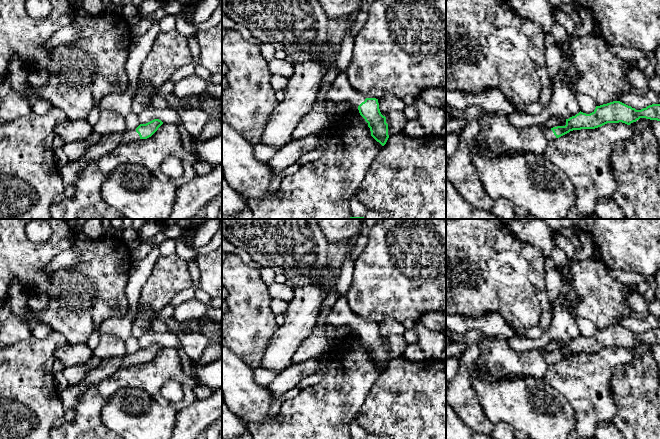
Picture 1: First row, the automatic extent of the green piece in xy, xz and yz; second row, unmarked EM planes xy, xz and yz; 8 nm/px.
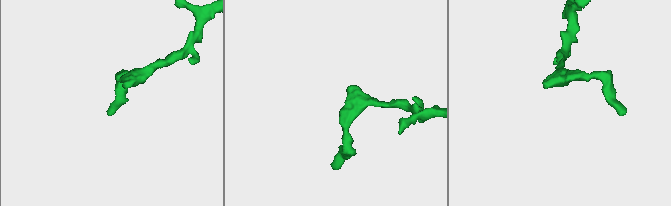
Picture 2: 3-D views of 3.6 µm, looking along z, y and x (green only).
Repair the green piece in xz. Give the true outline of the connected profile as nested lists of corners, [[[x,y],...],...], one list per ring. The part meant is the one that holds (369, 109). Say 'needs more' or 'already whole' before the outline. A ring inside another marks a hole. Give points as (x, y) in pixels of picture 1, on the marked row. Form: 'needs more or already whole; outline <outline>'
needs more; outline [[[339,73],[332,83],[331,89],[326,94],[326,99],[336,103],[347,103],[357,107],[360,115],[368,123],[371,136],[384,146],[389,138],[386,117],[379,109],[378,99],[367,98],[357,92],[349,83],[345,73]]]

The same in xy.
needs more; outline [[[154,119],[146,124],[140,124],[135,130],[126,130],[123,133],[112,133],[102,136],[101,139],[91,146],[79,159],[74,161],[69,160],[65,165],[59,167],[59,175],[64,185],[75,185],[82,170],[91,161],[104,156],[121,144],[151,137],[162,124],[163,122],[161,120]]]

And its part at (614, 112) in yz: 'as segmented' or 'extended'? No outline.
extended

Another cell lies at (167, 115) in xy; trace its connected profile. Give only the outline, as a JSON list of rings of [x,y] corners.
[[[150,105],[144,109],[139,115],[138,119],[141,124],[146,124],[154,119],[159,119],[163,123],[173,124],[178,126],[182,123],[179,112],[170,107],[163,109],[157,109],[154,106]]]

